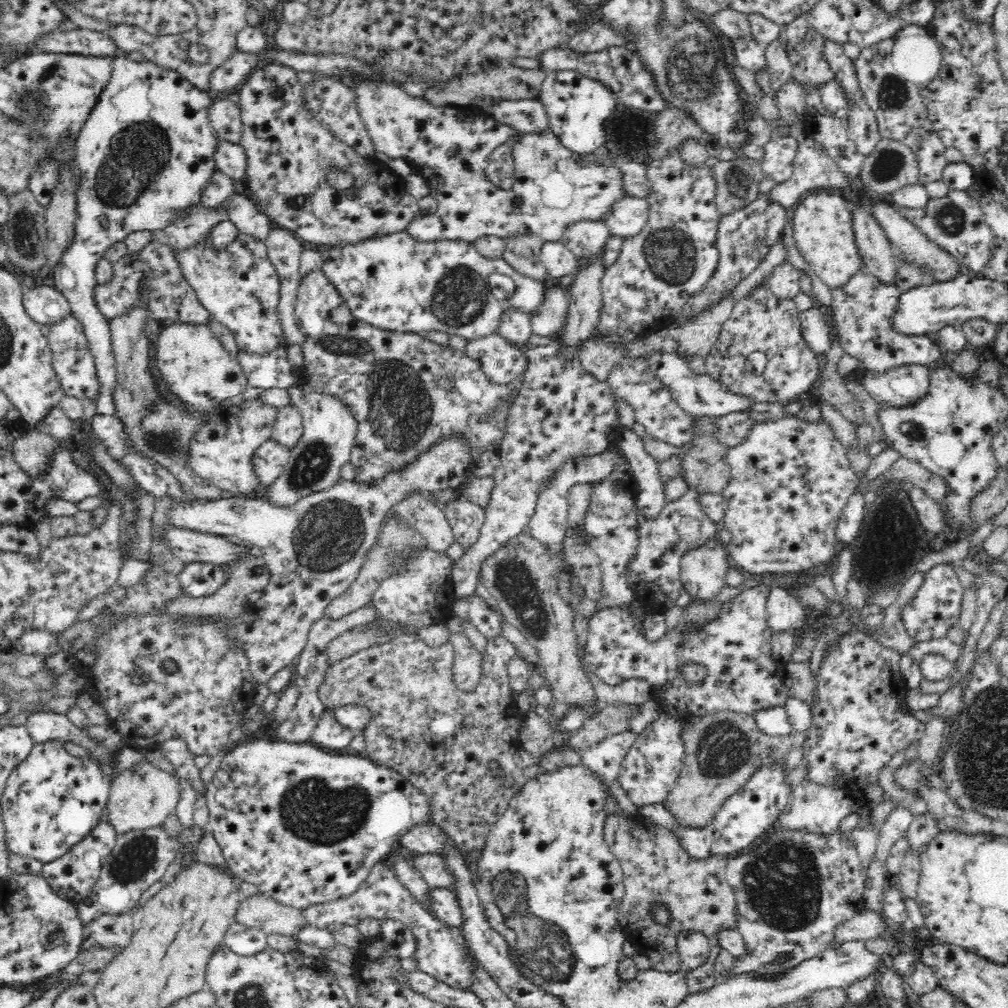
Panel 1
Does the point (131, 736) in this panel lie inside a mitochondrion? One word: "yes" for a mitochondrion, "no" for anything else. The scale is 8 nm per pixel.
no

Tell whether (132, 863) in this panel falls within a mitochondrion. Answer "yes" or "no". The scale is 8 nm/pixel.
yes

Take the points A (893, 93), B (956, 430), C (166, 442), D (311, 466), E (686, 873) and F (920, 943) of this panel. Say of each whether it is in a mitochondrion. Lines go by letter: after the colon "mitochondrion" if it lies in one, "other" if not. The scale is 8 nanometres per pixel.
A: mitochondrion
B: other
C: mitochondrion
D: mitochondrion
E: other
F: other

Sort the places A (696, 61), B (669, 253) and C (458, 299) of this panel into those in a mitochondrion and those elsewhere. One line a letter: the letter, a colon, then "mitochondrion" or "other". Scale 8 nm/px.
A: mitochondrion
B: mitochondrion
C: mitochondrion

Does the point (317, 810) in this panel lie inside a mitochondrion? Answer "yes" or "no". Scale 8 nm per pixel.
yes

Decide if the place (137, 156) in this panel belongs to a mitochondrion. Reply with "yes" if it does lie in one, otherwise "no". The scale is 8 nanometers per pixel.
yes

